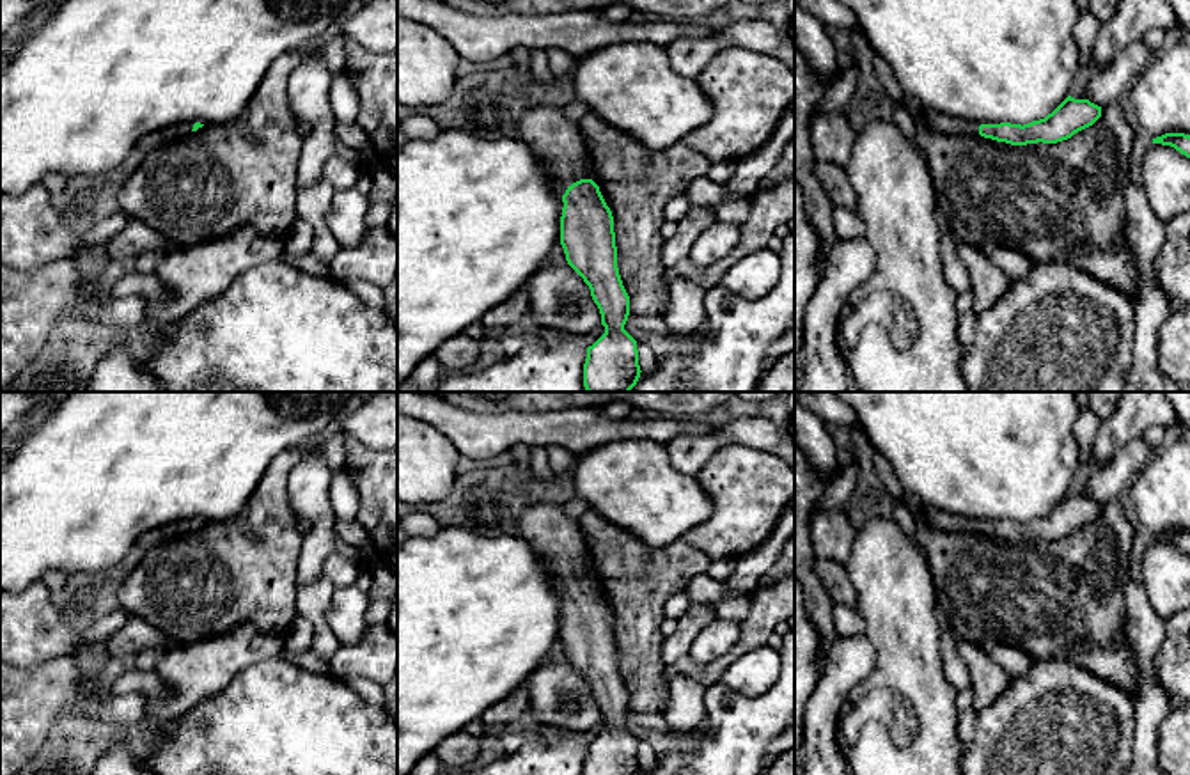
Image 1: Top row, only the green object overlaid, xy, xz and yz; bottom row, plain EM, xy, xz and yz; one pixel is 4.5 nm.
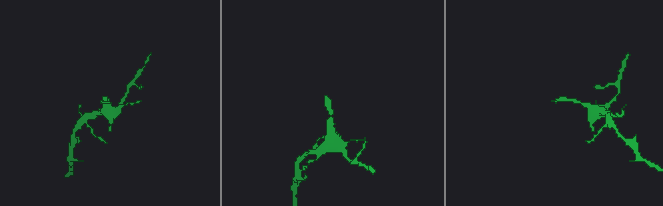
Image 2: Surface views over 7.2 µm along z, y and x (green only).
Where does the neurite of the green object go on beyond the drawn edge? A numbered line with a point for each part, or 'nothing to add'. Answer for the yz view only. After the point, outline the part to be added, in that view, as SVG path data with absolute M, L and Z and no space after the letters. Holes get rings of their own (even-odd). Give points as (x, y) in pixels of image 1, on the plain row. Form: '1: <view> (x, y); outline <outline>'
1: yz (940, 520); outline M910 500L912 509L919 509L928 521L929 527L935 527L943 532L965 532L965 534L974 534L979 532L979 521L968 518L968 516L959 516L959 514L951 514L936 509L928 509L917 502Z

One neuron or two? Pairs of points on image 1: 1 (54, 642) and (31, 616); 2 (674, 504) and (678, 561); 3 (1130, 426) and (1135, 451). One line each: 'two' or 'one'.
1: one
2: two
3: two

